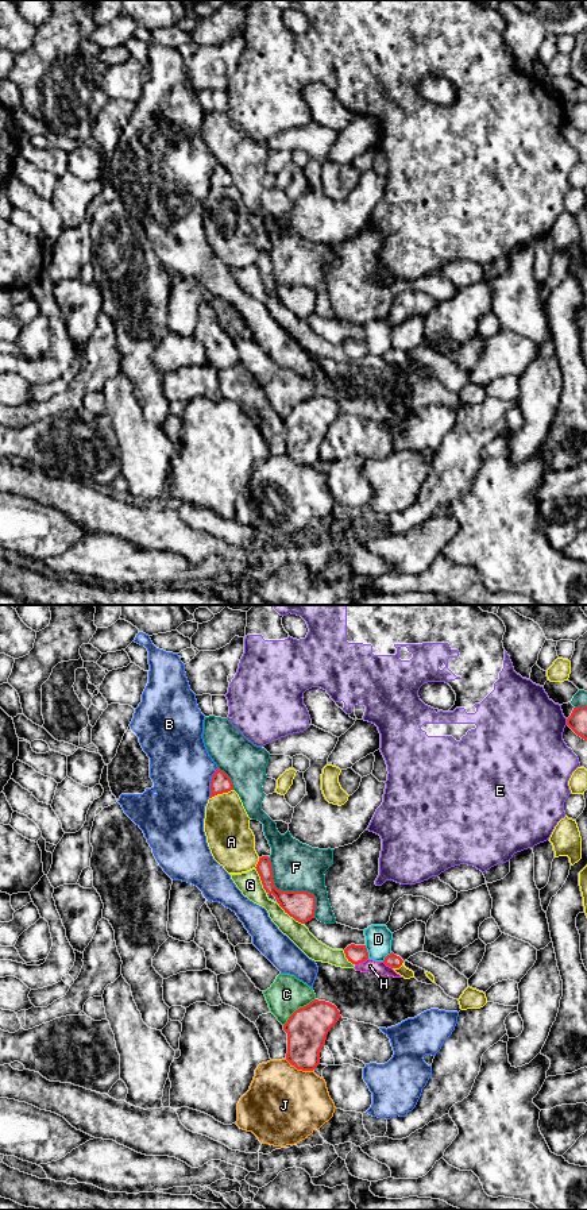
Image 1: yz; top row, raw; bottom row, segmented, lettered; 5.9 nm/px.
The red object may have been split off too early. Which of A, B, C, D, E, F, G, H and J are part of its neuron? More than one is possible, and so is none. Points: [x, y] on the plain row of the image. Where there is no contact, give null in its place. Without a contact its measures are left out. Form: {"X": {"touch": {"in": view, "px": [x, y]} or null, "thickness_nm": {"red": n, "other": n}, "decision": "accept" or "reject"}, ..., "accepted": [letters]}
{"A": {"touch": {"in": "yz", "px": [220, 188]}, "thickness_nm": {"red": 120, "other": 280}, "decision": "reject"}, "B": {"touch": {"in": "yz", "px": [211, 177]}, "thickness_nm": {"red": 120, "other": 380}, "decision": "reject"}, "C": {"touch": {"in": "yz", "px": [298, 404]}, "thickness_nm": {"red": 240, "other": 220}, "decision": "reject"}, "D": {"touch": {"in": "yz", "px": [367, 347]}, "thickness_nm": {"red": 110, "other": 160}, "decision": "reject"}, "E": {"touch": {"in": "yz", "px": [567, 116]}, "thickness_nm": {"red": 110, "other": 440}, "decision": "reject"}, "F": {"touch": {"in": "yz", "px": [292, 286]}, "thickness_nm": {"red": 170, "other": 280}, "decision": "reject"}, "G": {"touch": {"in": "yz", "px": [292, 311]}, "thickness_nm": {"red": 170, "other": 120}, "decision": "reject"}, "H": {"touch": {"in": "yz", "px": [360, 357]}, "thickness_nm": {"red": 110, "other": 80}, "decision": "reject"}, "J": {"touch": {"in": "yz", "px": [298, 463]}, "thickness_nm": {"red": 240, "other": 460}, "decision": "reject"}, "accepted": []}

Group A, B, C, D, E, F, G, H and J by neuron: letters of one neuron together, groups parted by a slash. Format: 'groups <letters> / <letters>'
groups A / B / C / D / E / F / G H / J

